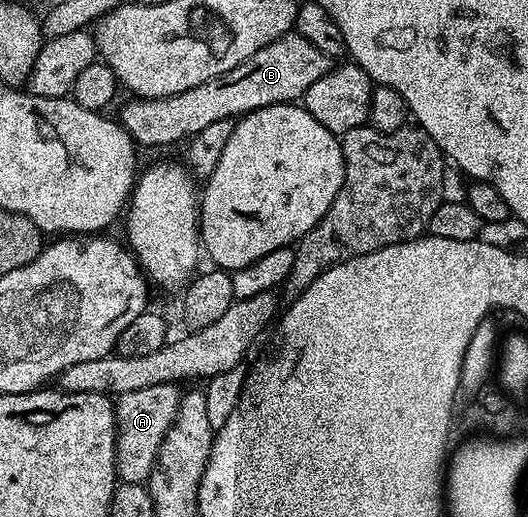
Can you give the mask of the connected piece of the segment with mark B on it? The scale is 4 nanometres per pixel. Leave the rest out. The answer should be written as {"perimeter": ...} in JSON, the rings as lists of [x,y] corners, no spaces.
{"perimeter":[[[297,33],[285,34],[267,44],[267,48],[259,48],[255,56],[231,68],[231,72],[207,80],[187,92],[166,98],[129,100],[133,102],[127,103],[119,115],[121,125],[138,147],[169,146],[172,142],[184,143],[196,138],[203,128],[215,124],[215,120],[236,119],[264,106],[293,104],[304,99],[307,88],[311,88],[319,76],[327,76],[331,61],[311,39]]]}

